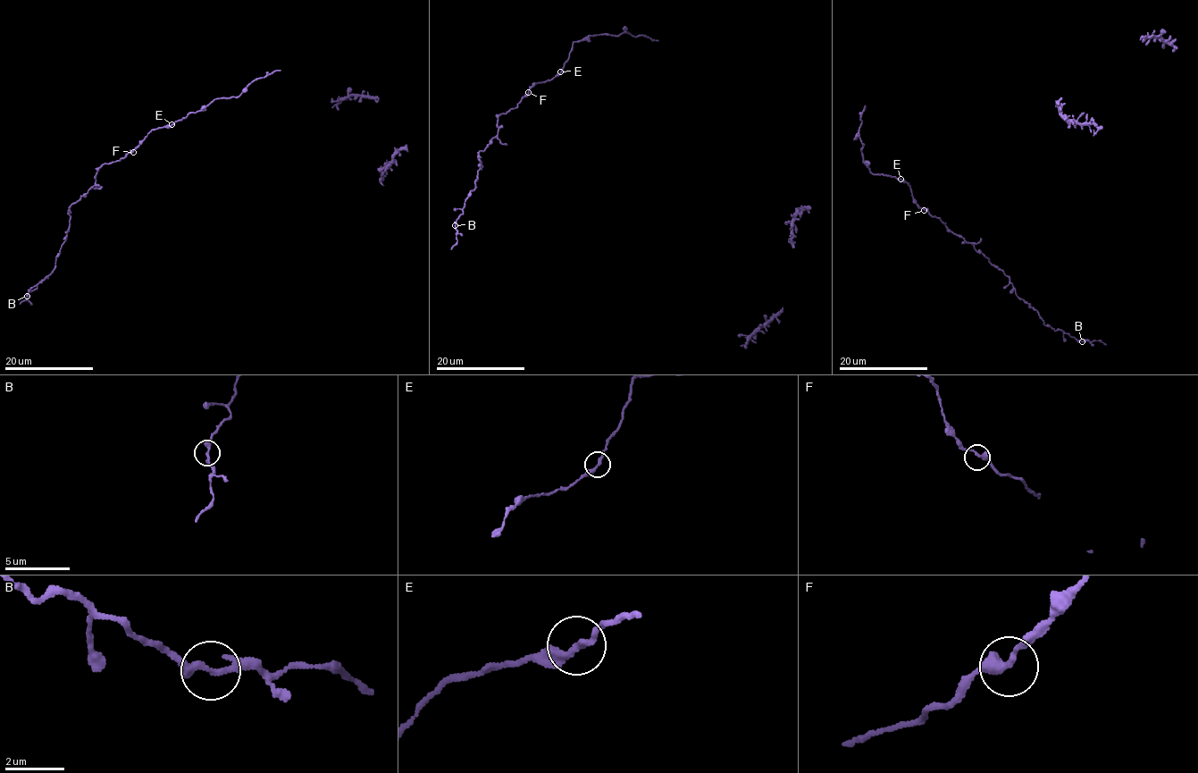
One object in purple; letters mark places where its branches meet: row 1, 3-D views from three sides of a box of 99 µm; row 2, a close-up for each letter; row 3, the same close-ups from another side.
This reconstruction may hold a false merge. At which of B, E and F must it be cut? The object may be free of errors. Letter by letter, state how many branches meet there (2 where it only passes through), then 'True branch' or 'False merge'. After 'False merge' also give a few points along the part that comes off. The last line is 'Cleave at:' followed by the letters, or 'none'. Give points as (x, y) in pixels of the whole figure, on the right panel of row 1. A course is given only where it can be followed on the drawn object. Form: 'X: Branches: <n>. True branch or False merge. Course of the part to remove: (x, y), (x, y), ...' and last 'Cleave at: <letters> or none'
B: Branches: 2. True branch
E: Branches: 2. True branch
F: Branches: 2. True branch
Cleave at: none

